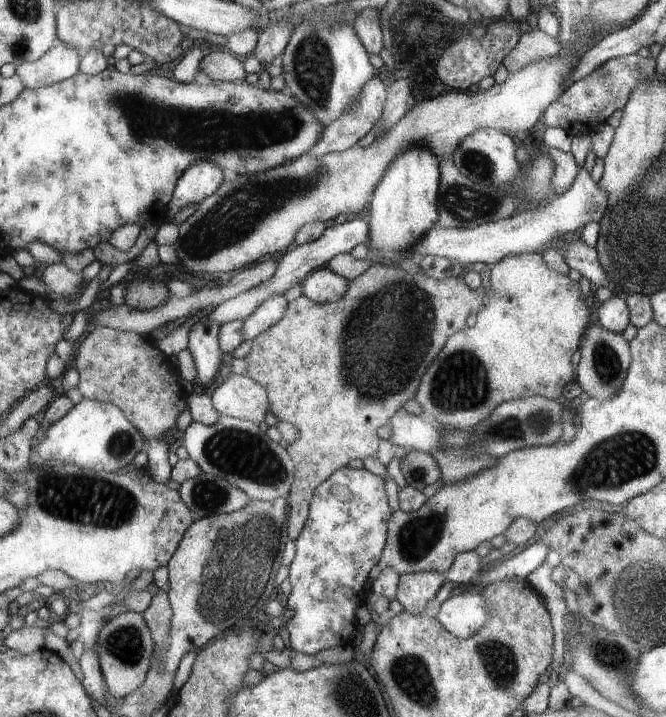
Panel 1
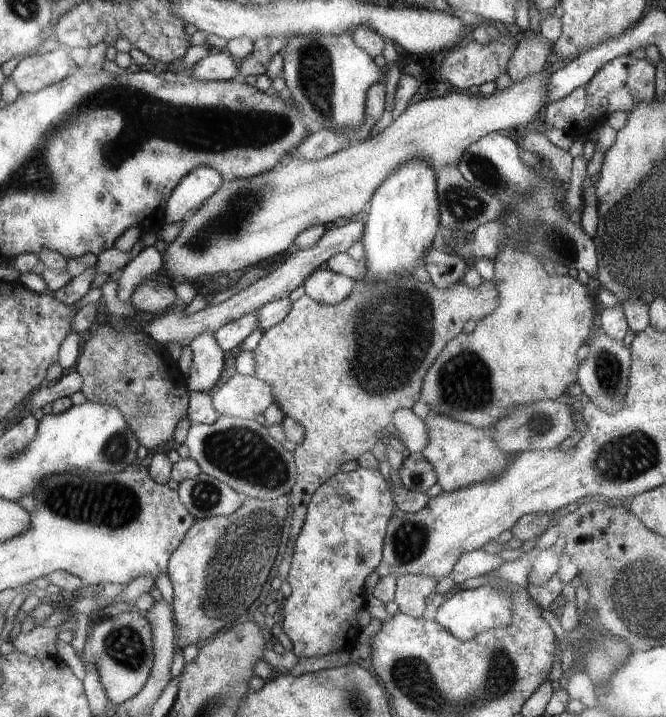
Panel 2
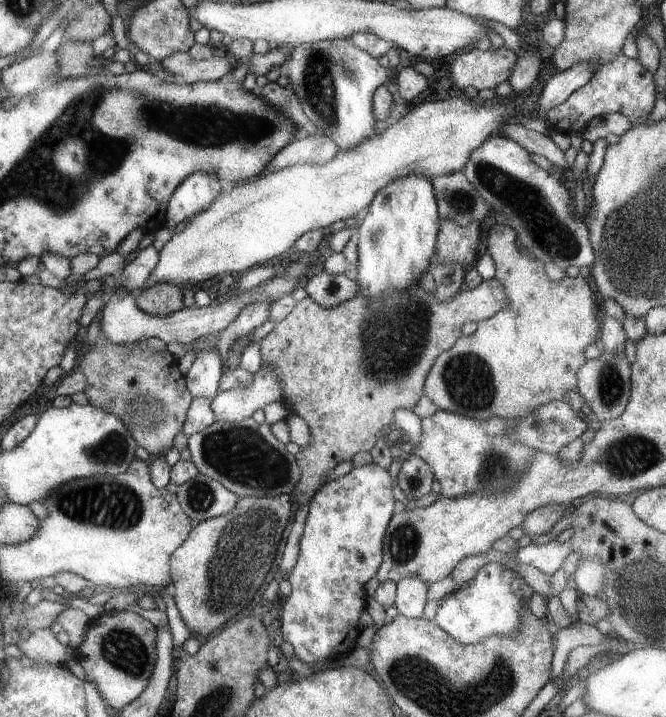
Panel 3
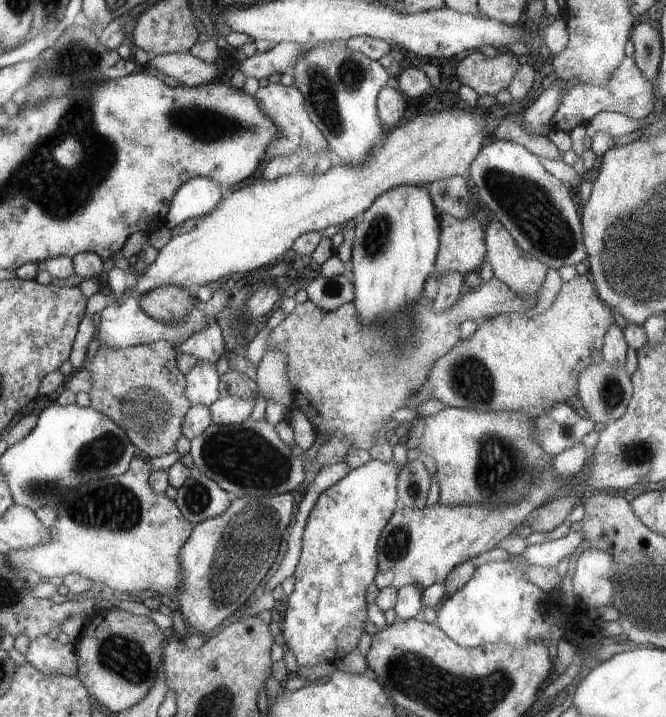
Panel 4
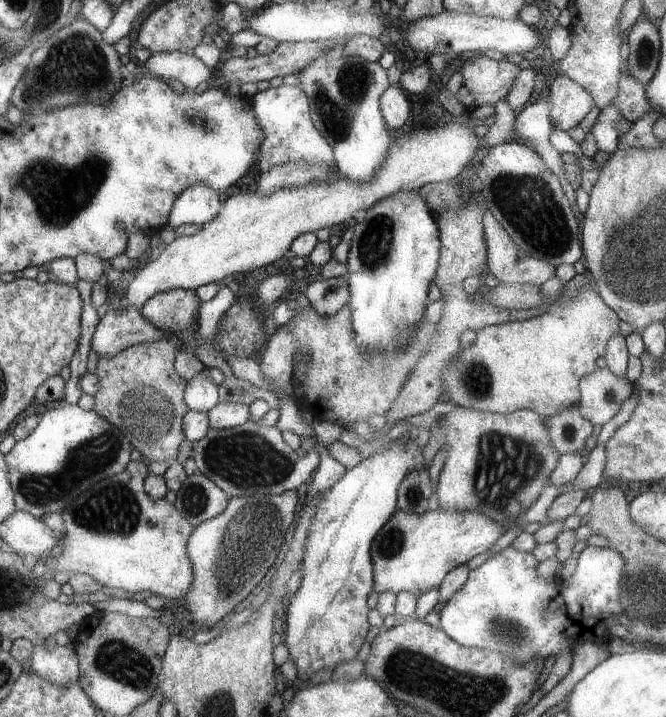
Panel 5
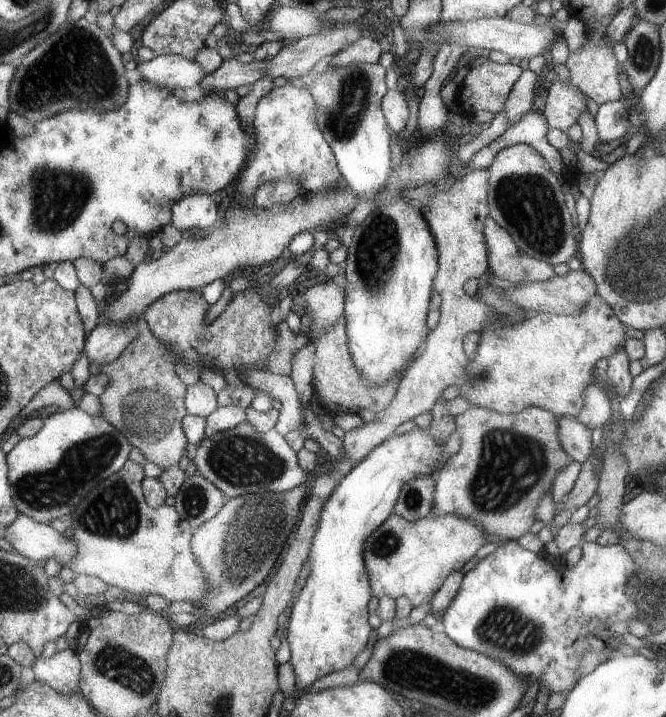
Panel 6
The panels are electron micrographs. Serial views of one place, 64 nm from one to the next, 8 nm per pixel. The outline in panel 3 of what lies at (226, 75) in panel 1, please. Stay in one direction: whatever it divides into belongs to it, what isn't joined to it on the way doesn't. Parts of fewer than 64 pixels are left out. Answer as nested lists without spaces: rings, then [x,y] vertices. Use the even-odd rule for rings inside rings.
[[[177,52],[166,59],[159,60],[159,65],[171,74],[179,75],[185,84],[201,81],[217,81],[231,69],[227,57],[212,56],[205,60],[193,59],[187,52]]]

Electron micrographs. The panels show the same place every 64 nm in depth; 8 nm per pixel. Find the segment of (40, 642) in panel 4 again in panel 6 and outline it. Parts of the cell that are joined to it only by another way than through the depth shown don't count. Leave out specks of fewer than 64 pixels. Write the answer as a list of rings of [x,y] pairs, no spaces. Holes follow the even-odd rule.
[[[66,648],[60,652],[53,653],[50,658],[38,655],[35,657],[32,670],[37,672],[37,680],[43,684],[52,686],[65,694],[79,694],[82,690],[82,662],[76,649]]]

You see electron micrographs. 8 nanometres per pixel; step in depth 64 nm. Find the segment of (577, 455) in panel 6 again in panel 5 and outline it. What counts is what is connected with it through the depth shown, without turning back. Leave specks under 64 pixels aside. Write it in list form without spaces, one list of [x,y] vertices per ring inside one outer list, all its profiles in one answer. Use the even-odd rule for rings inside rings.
[[[565,408],[555,416],[546,417],[546,422],[551,444],[560,455],[581,452],[585,446],[585,440],[593,430],[592,424],[579,416],[577,408],[573,410]]]

